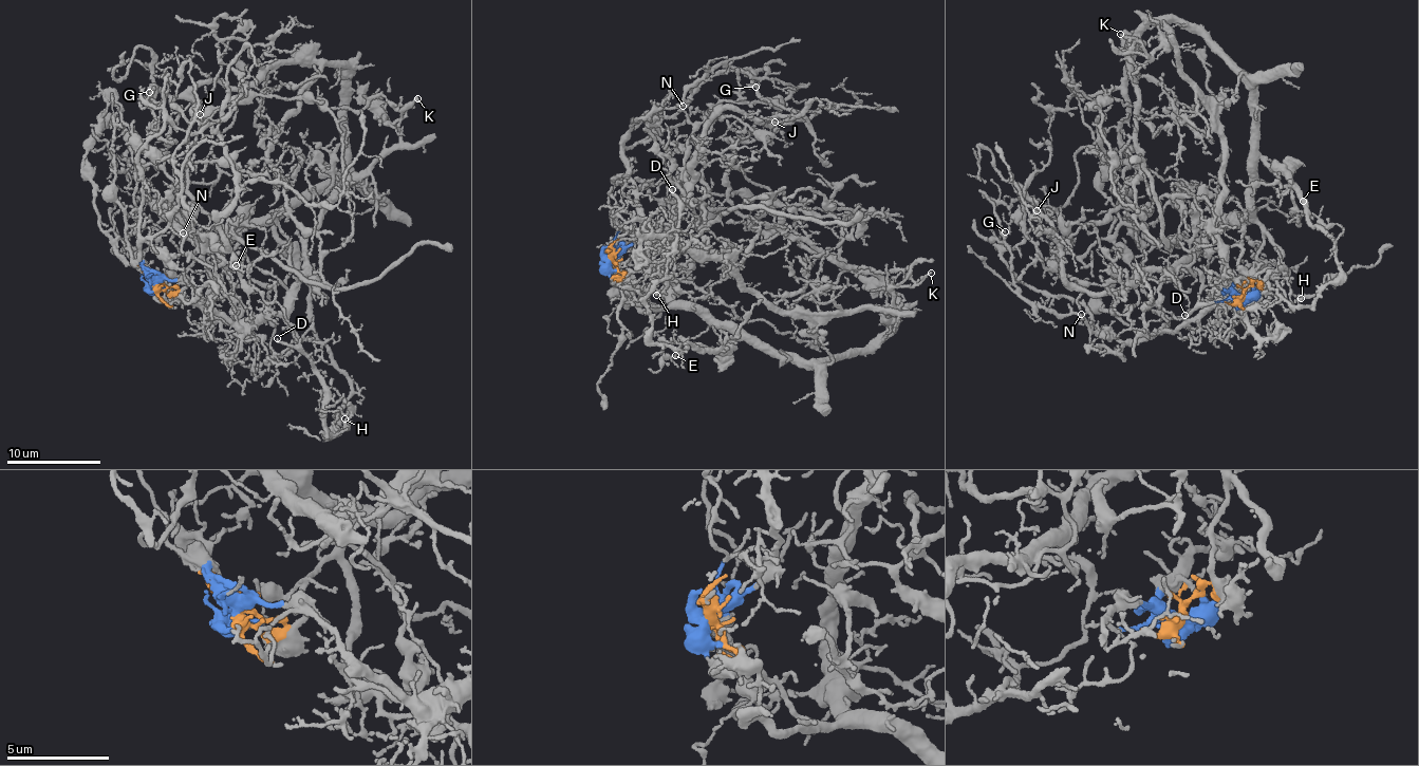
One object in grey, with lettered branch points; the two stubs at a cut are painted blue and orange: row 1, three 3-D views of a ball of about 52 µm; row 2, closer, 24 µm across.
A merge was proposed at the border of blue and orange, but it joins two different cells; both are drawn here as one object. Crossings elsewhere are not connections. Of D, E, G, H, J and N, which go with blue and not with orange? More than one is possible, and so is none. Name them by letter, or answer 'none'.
D, G, N

